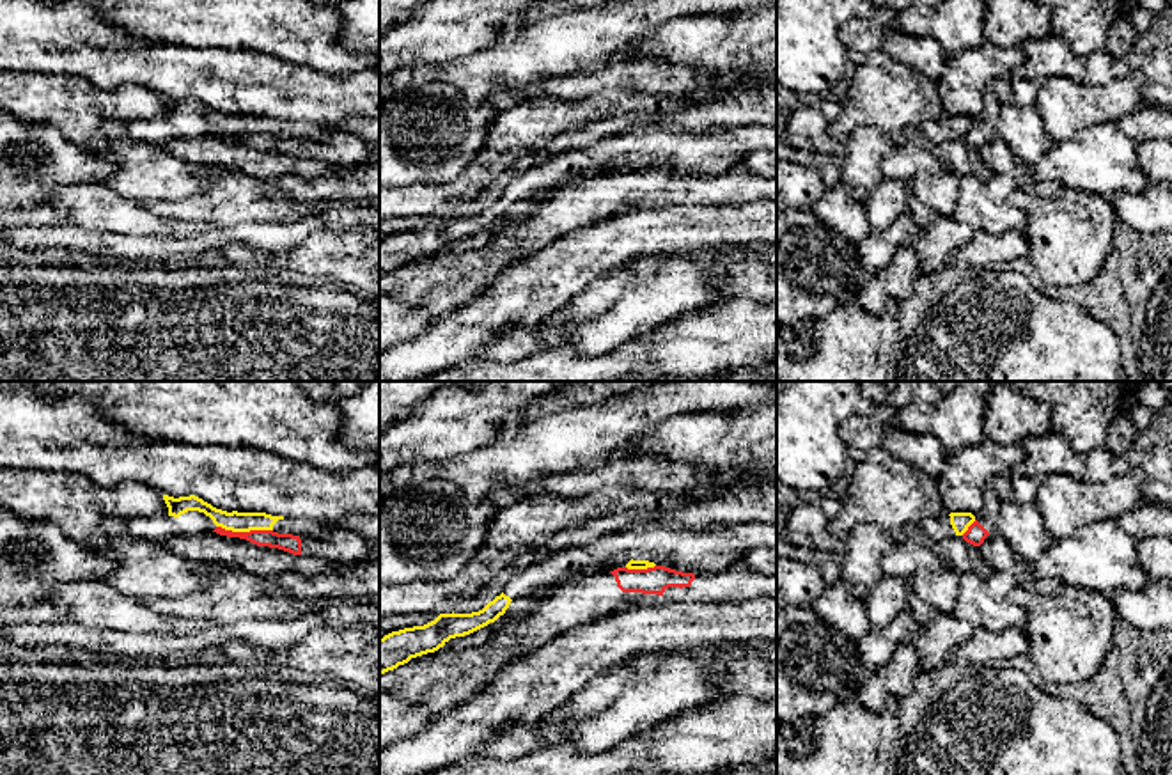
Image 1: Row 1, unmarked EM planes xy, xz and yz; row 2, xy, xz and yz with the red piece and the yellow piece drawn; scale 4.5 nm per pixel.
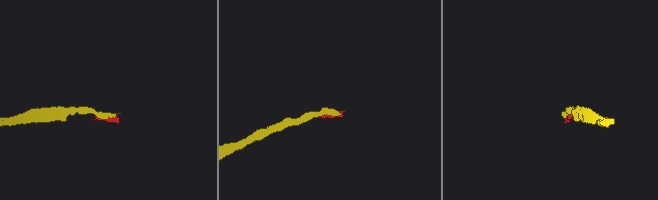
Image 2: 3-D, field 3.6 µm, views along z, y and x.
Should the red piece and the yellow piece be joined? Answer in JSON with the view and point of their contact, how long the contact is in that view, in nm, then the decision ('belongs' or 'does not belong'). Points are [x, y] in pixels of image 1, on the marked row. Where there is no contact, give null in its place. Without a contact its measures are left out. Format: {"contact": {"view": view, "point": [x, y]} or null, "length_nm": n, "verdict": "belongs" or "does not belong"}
{"contact": {"view": "xy", "point": [245, 532]}, "length_nm": 260, "verdict": "does not belong"}

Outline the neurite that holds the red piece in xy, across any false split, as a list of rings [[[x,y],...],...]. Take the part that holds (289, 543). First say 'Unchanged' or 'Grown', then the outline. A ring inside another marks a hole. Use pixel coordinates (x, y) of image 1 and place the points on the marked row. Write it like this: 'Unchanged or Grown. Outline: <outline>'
Grown. Outline: [[[333,523],[328,525],[326,532],[319,537],[300,537],[273,530],[232,532],[222,527],[216,527],[213,532],[246,539],[257,546],[278,548],[293,555],[307,555],[337,564],[358,562],[371,557],[371,544],[365,537]]]

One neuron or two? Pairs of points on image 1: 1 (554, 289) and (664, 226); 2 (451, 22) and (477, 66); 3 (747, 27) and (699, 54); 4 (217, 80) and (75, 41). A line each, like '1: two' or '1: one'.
1: one
2: two
3: one
4: one

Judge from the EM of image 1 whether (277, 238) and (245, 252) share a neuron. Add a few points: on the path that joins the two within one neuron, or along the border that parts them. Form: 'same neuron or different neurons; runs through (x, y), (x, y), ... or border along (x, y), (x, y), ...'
different neurons; border along (243, 240), (273, 250), (286, 250), (298, 243)

